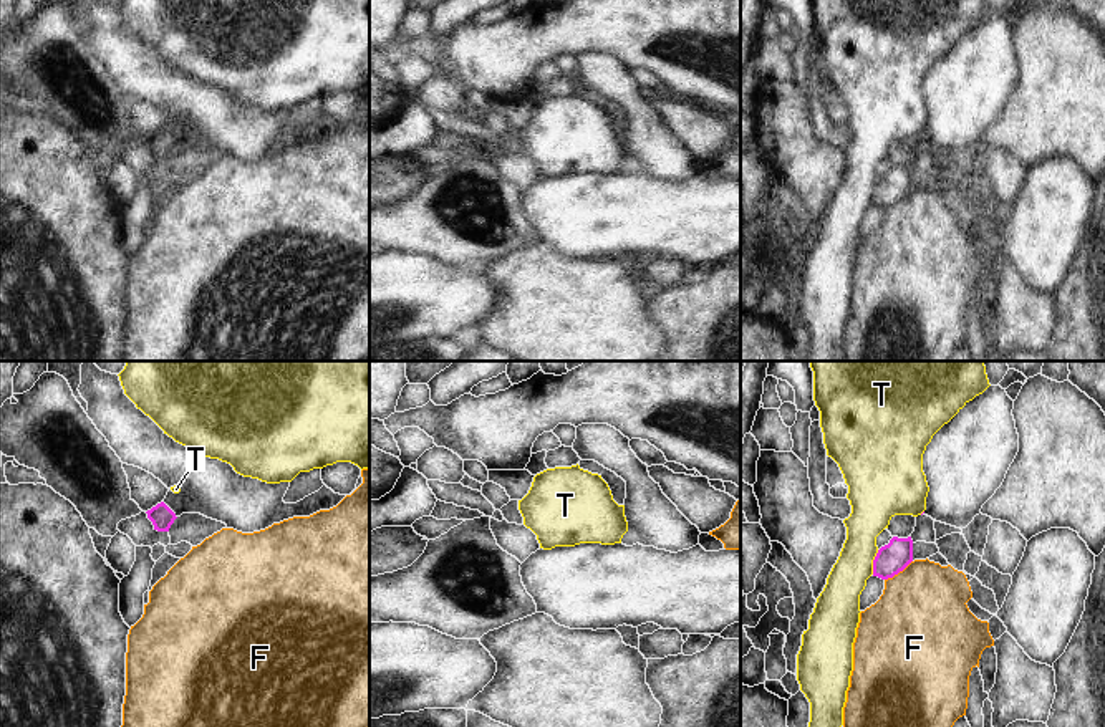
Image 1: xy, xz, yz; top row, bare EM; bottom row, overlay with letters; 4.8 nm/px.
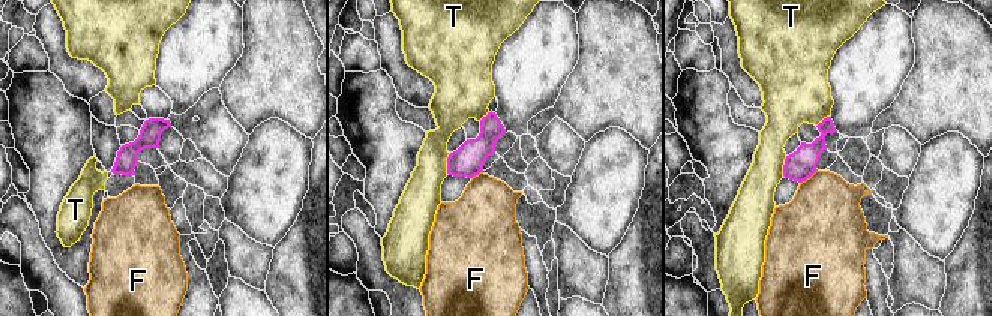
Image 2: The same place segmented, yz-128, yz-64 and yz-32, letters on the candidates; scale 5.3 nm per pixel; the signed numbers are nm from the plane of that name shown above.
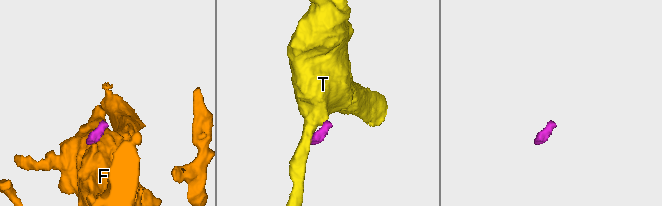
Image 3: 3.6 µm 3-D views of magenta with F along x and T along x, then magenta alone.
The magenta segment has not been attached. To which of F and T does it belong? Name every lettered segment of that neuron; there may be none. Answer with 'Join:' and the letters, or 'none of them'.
Join: none of them

